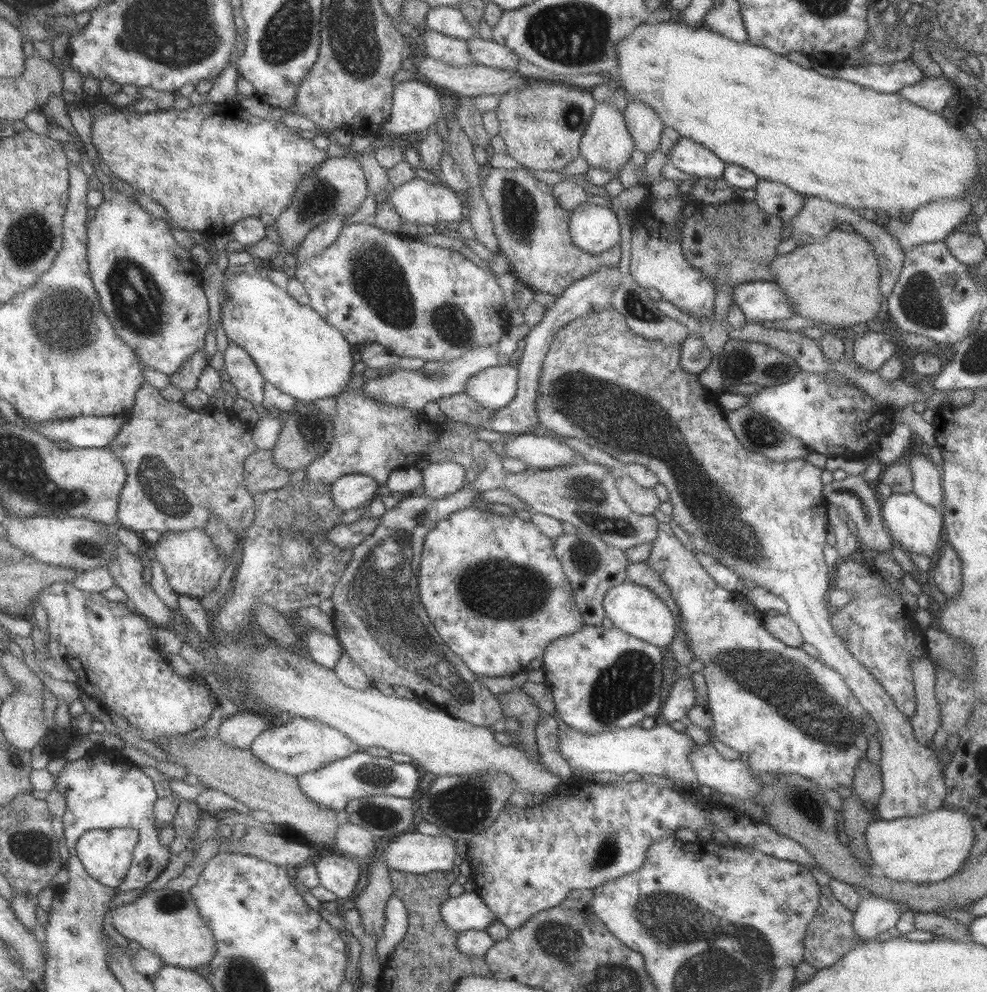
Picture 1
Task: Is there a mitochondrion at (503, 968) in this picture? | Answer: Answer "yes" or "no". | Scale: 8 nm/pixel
no

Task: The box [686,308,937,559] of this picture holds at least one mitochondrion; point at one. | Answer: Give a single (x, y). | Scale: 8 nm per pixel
(757, 433)

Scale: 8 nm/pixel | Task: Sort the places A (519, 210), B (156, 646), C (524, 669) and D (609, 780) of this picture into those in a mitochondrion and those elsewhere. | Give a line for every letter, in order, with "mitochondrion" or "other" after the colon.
A: mitochondrion
B: other
C: other
D: other

